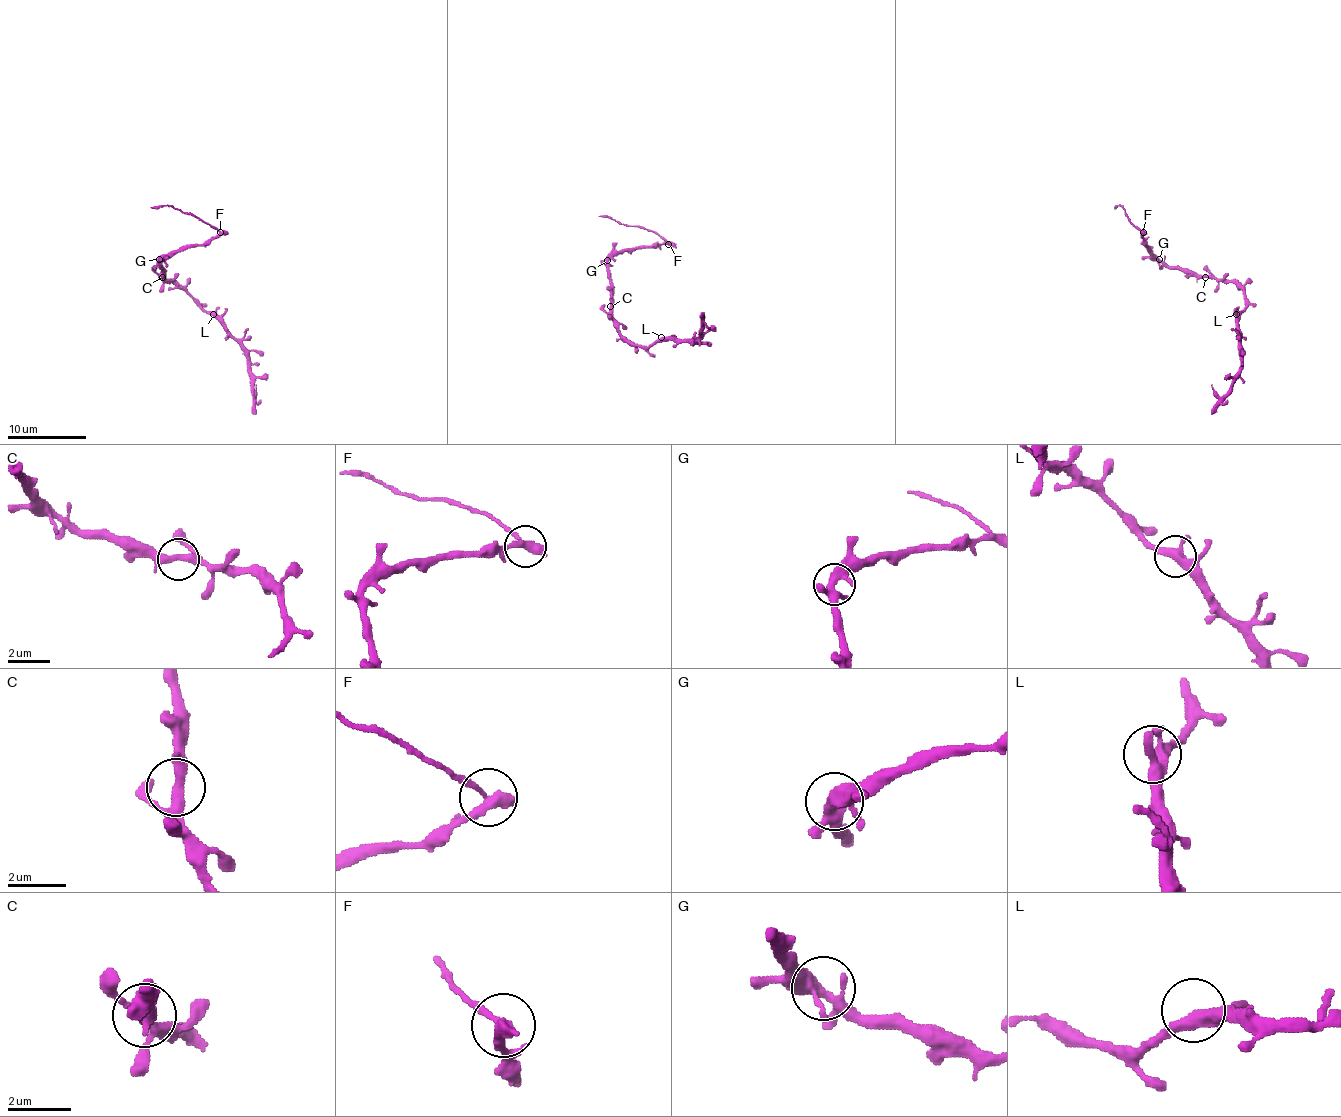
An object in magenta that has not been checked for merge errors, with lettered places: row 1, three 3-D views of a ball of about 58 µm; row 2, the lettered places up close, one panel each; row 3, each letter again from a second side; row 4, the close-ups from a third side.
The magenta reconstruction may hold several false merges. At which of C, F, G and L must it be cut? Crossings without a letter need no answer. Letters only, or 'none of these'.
F

